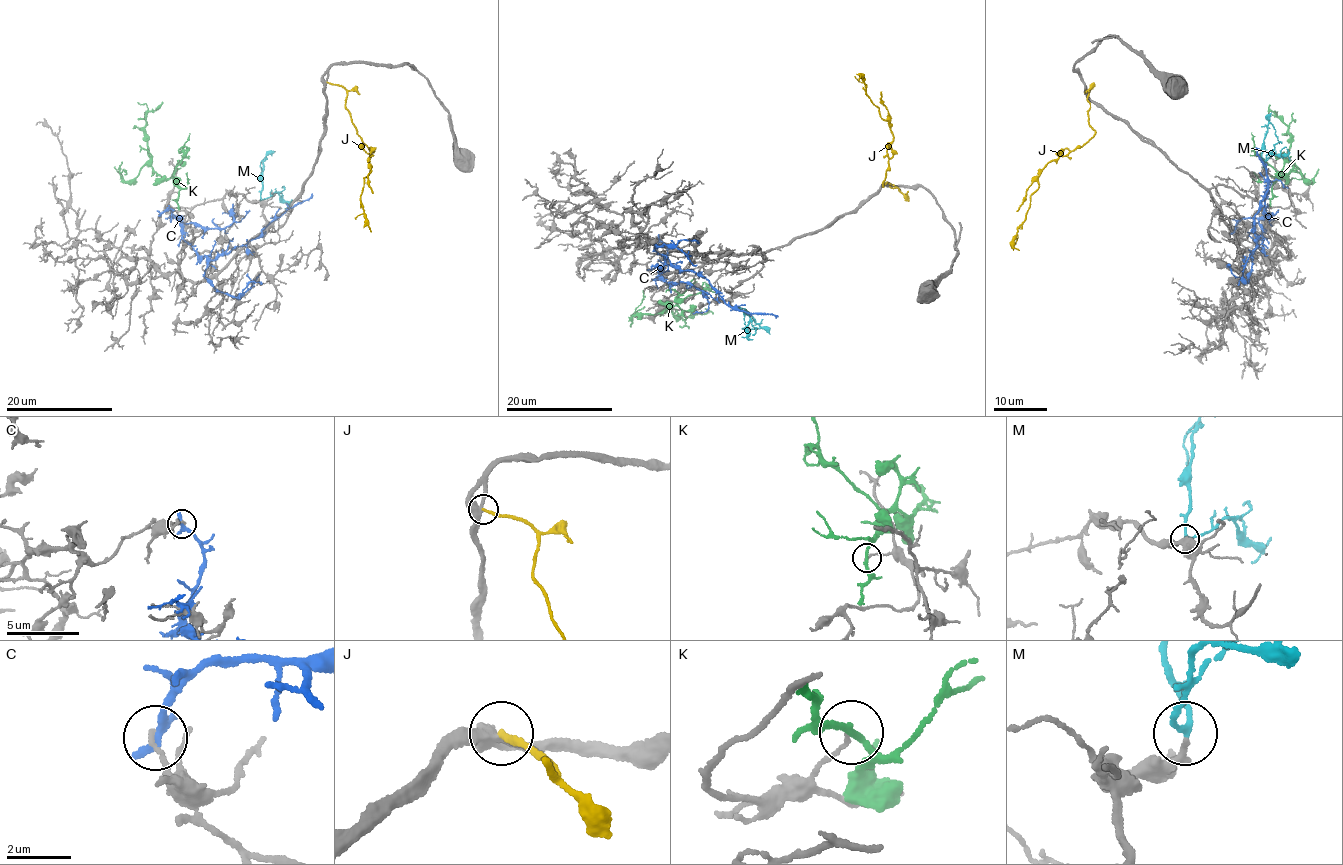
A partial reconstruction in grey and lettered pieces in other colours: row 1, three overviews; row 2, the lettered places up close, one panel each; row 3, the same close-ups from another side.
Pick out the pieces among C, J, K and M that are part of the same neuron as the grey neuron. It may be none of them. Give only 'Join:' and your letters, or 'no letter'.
Join: M

